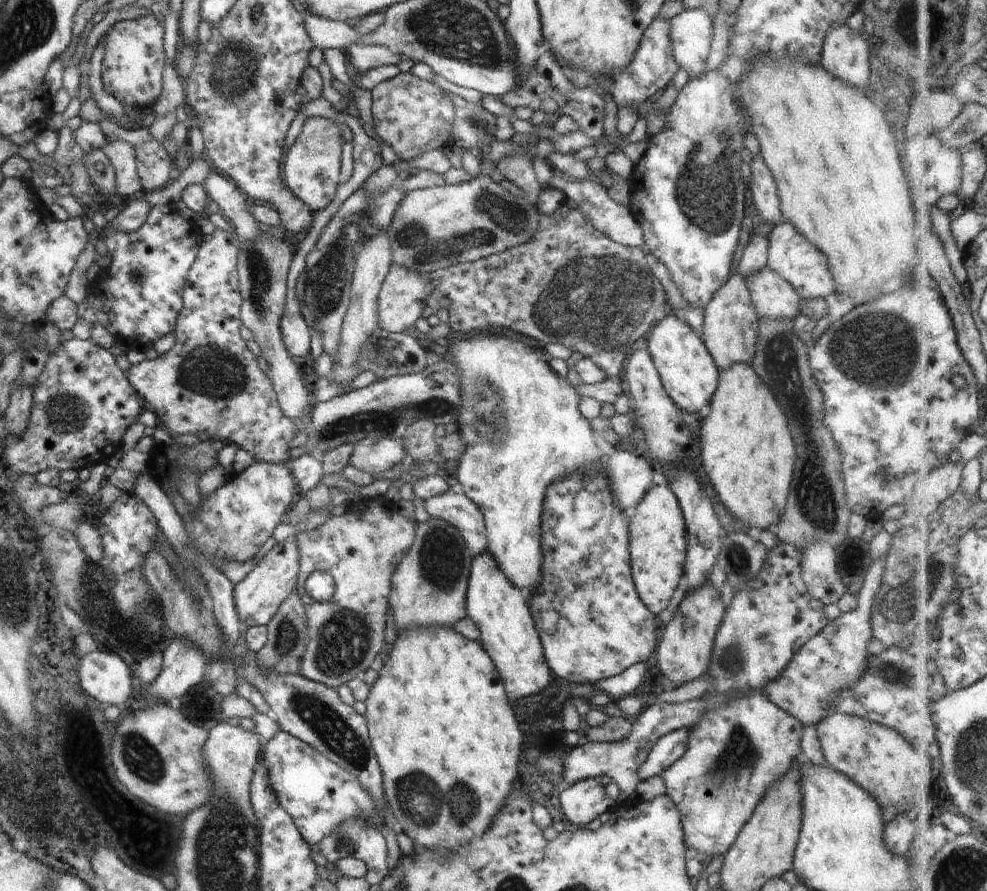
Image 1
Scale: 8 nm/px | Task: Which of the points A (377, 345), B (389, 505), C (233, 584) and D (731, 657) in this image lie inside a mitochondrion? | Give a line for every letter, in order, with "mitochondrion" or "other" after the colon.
A: other
B: other
C: other
D: mitochondrion

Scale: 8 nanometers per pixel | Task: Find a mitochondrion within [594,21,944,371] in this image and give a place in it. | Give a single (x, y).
(703, 191)

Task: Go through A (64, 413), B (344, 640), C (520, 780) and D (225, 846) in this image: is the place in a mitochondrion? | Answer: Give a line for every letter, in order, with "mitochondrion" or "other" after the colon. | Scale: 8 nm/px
A: mitochondrion
B: mitochondrion
C: other
D: mitochondrion

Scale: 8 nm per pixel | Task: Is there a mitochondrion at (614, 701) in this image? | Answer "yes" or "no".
no

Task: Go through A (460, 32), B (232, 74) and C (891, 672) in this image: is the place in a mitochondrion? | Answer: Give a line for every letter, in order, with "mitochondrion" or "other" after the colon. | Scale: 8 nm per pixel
A: mitochondrion
B: mitochondrion
C: mitochondrion

